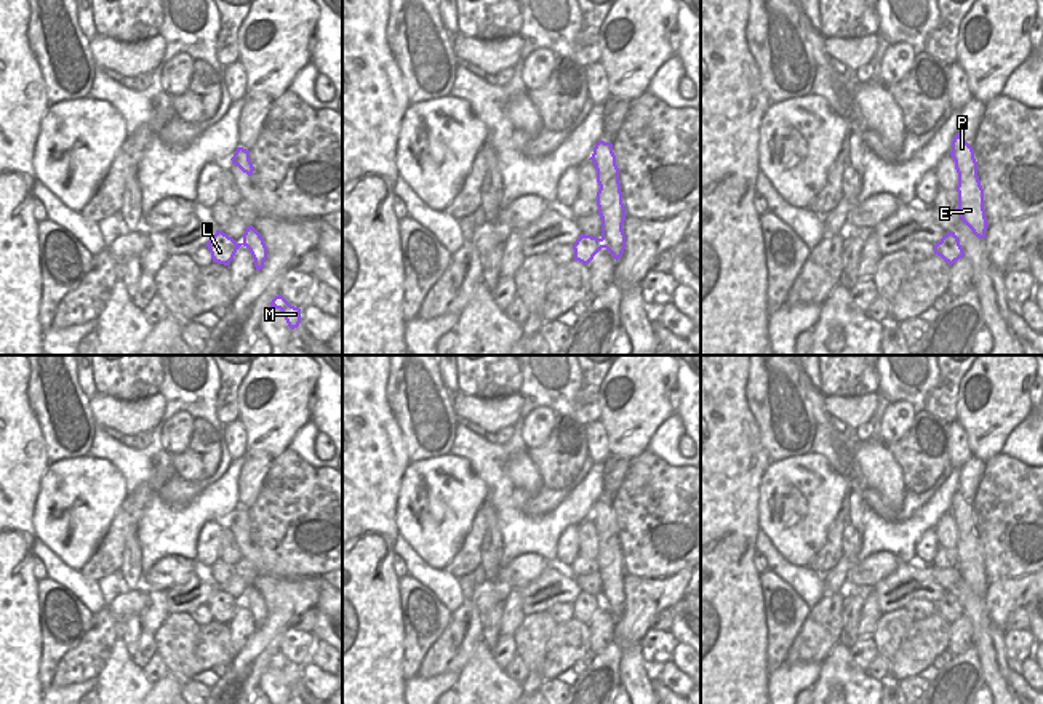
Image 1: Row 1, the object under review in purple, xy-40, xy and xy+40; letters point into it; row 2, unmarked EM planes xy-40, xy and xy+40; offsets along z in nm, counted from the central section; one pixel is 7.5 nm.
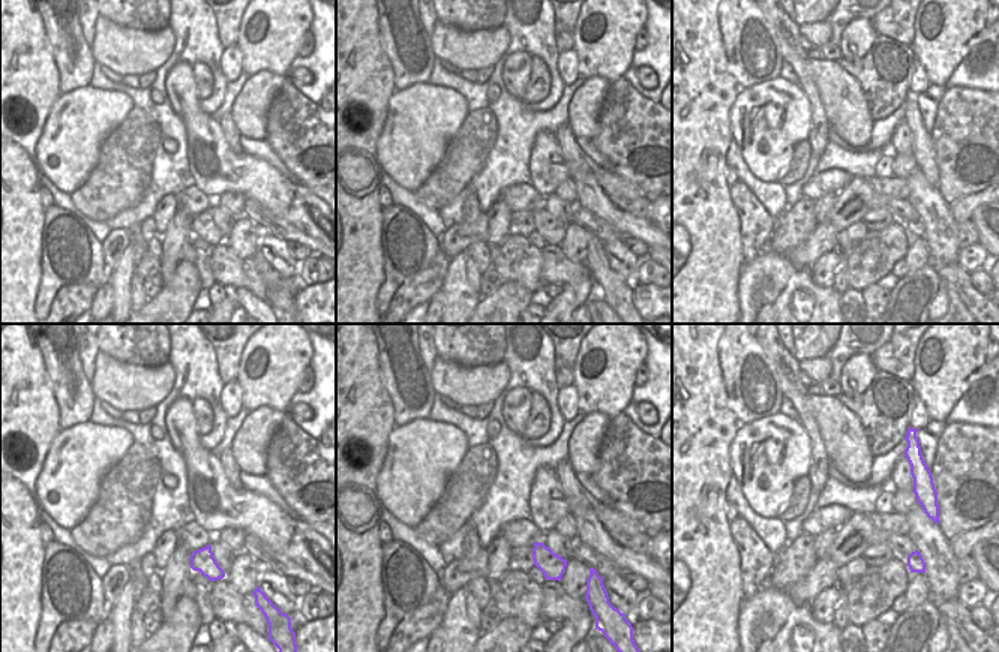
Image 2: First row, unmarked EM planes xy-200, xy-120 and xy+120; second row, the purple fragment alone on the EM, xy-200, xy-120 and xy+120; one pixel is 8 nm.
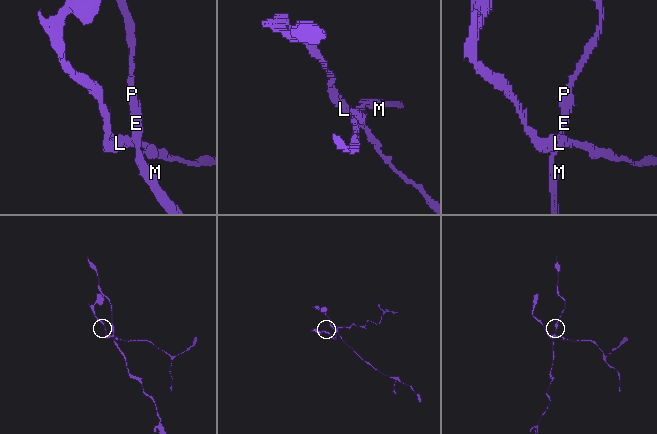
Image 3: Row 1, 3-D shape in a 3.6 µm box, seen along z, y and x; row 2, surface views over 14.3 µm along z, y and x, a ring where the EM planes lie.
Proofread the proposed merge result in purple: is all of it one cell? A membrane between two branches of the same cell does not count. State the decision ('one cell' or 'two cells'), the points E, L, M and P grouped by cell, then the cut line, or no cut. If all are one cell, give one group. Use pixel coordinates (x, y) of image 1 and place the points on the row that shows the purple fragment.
two cells; groups E M P / L; cut xy (600, 239), (603, 247)

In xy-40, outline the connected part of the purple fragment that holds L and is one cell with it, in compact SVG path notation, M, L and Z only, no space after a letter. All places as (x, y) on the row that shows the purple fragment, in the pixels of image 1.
M216 230L216 234L208 240L206 246L211 253L213 262L229 266L242 243L237 243L222 230Z

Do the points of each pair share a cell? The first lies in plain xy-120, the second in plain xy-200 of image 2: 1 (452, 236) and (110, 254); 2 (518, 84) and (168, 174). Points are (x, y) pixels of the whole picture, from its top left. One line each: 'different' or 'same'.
1: same
2: different

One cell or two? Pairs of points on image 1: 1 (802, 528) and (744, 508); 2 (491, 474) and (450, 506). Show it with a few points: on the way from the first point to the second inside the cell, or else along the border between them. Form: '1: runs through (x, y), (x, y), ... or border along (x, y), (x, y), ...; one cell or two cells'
1: border along (765, 474), (757, 500), (759, 528); two cells
2: border along (456, 455), (471, 464), (472, 471), (488, 488); two cells

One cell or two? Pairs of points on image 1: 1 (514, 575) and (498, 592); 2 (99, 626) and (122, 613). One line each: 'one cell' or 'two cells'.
1: two cells
2: two cells

